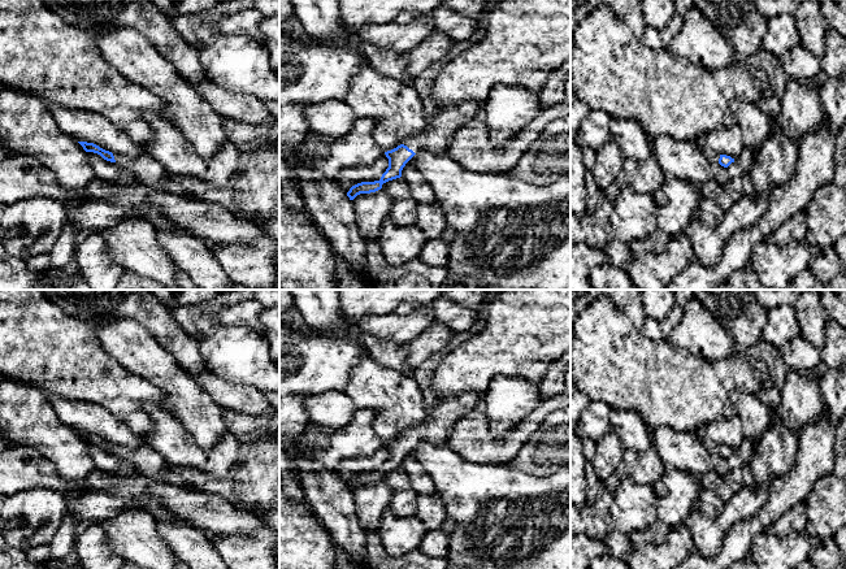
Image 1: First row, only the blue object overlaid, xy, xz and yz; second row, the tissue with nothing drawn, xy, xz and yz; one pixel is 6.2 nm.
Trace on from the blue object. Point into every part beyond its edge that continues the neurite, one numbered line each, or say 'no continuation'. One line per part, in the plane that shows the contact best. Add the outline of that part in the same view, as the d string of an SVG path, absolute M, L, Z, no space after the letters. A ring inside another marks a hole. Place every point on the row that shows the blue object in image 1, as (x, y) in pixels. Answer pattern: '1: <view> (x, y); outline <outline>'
1: xz (437, 134); outline M472 103L442 109L434 118L426 121L424 129L407 138L404 145L415 153L421 148L446 155L455 133L476 116L483 114L483 108Z

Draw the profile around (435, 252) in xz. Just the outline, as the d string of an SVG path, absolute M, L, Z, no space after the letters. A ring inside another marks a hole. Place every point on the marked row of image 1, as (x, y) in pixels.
M446 230L435 239L428 240L421 249L420 261L434 268L446 268L454 230Z

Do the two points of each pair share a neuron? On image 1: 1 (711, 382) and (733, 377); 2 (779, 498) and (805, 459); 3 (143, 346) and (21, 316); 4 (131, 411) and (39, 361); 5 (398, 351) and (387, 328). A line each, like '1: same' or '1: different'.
1: same
2: same
3: different
4: same
5: different

